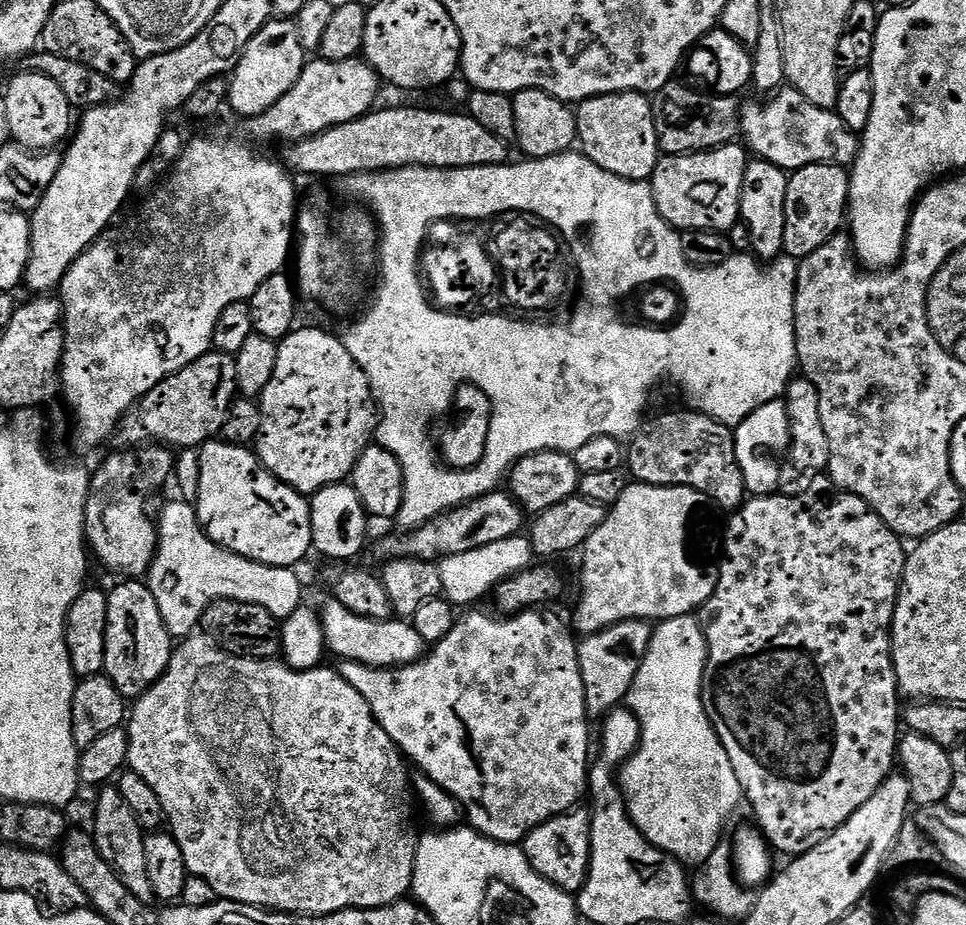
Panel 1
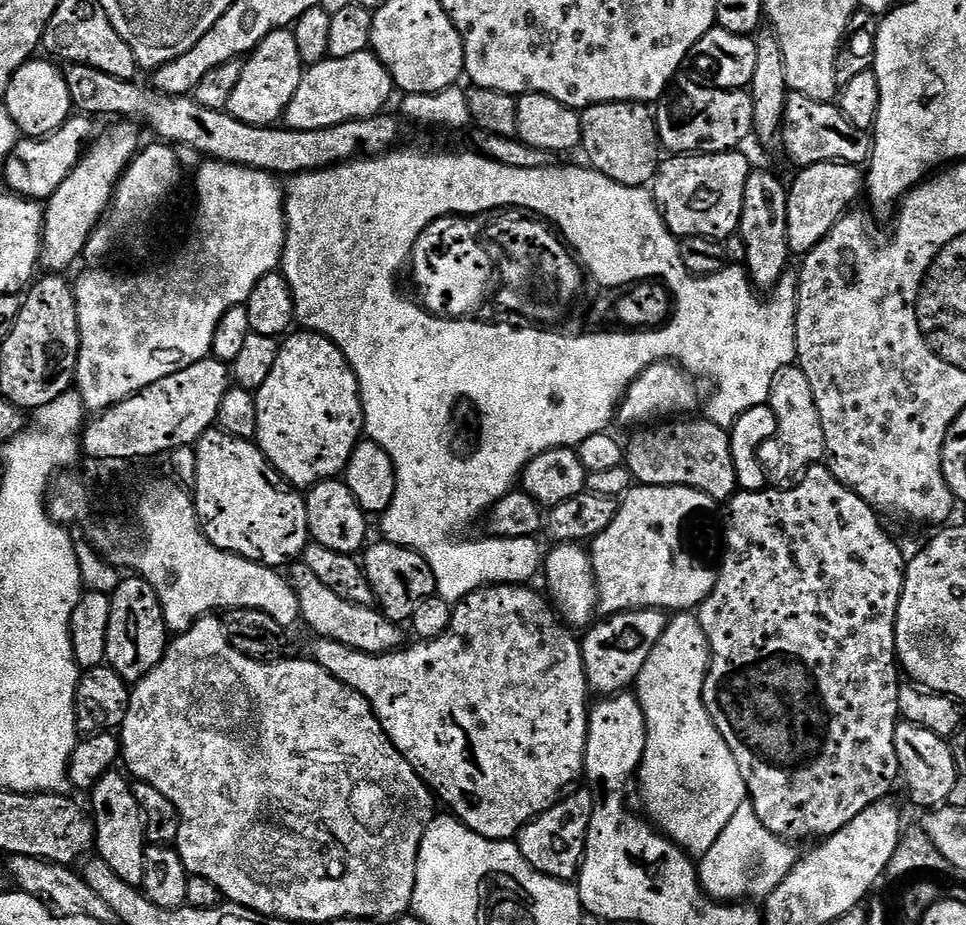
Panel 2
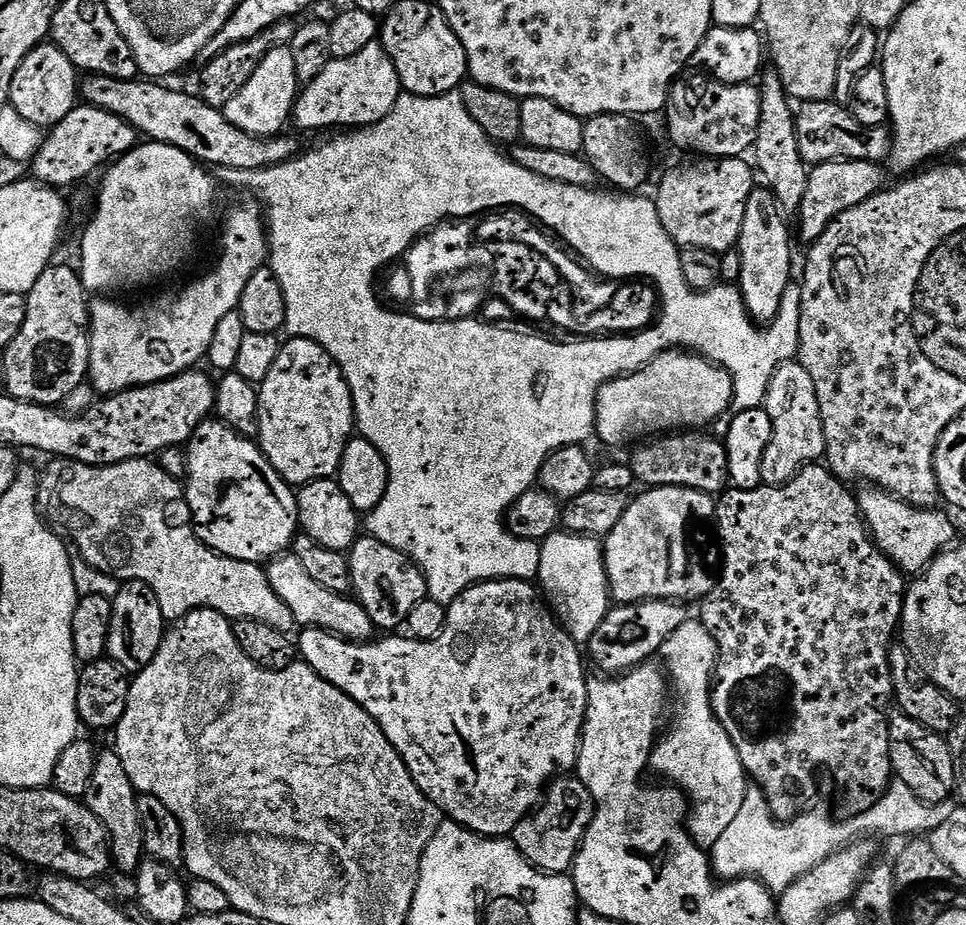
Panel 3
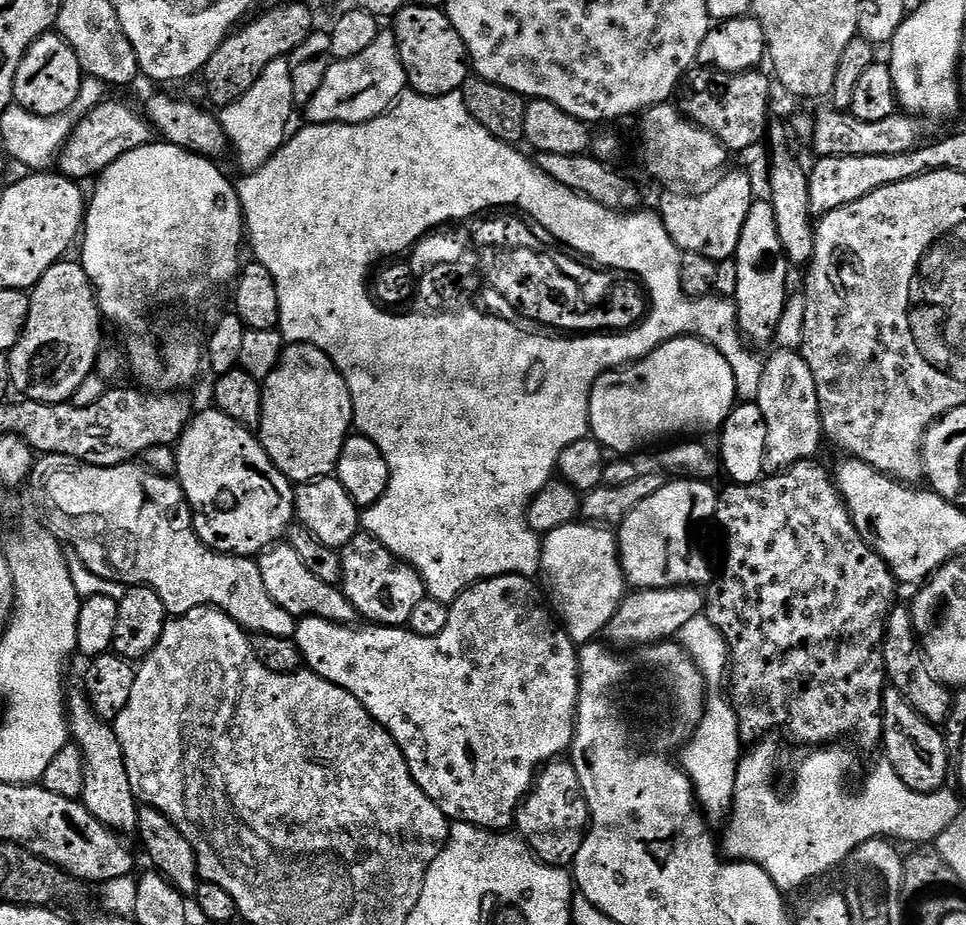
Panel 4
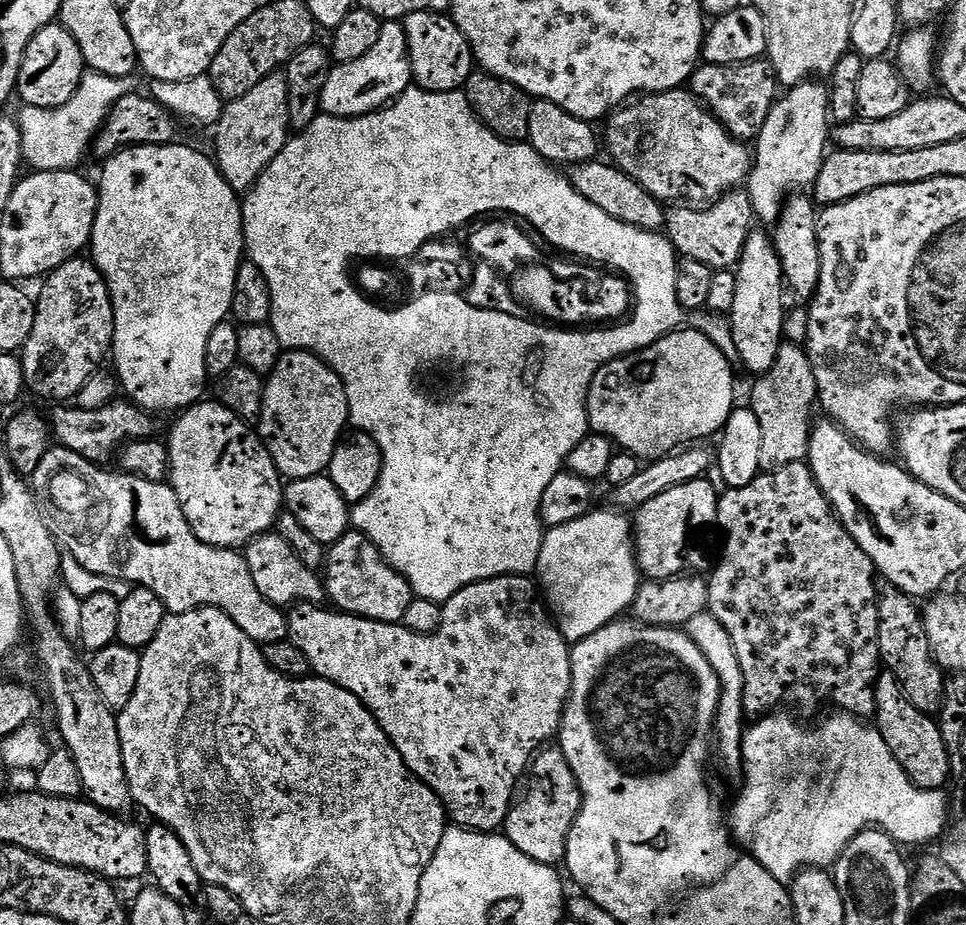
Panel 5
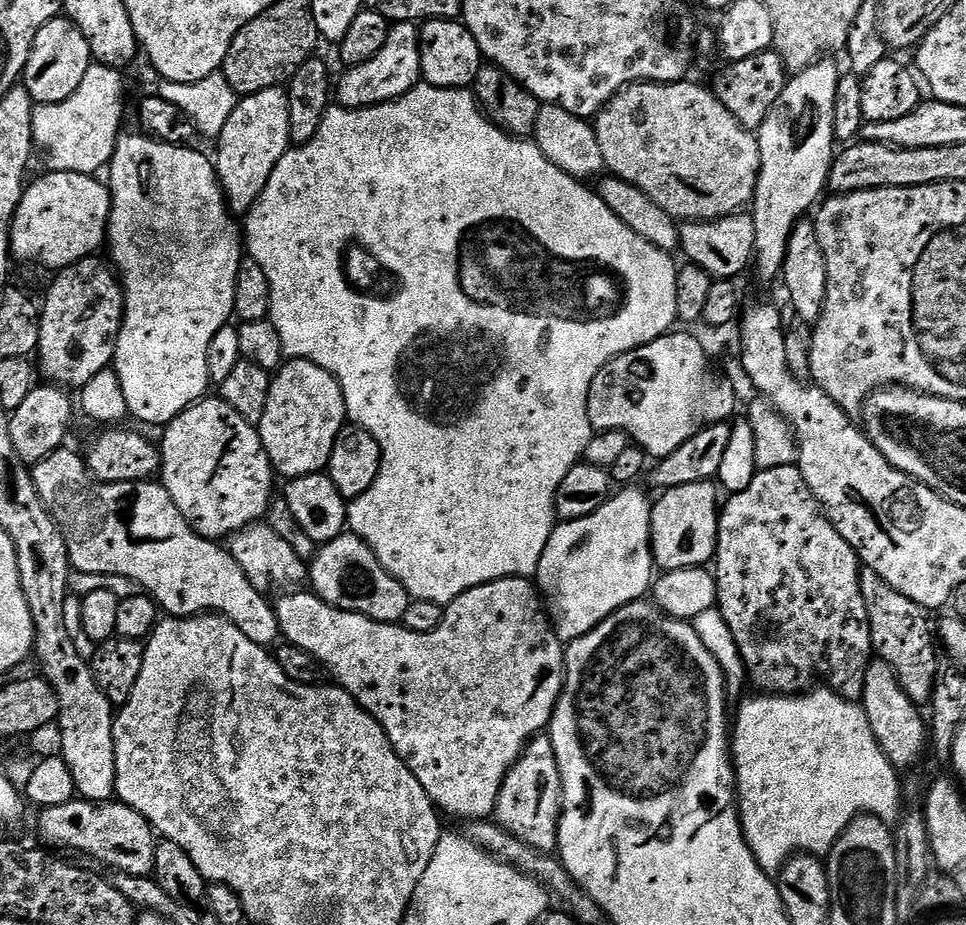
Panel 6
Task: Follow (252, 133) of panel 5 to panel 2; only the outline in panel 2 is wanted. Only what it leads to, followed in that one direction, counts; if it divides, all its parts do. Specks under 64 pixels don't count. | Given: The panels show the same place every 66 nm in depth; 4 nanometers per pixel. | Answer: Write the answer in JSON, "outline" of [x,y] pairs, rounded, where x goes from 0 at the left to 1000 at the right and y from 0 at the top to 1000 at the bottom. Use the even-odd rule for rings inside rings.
{"outline":[[[302,34],[280,36],[252,66],[246,93],[242,93],[242,102],[238,102],[234,120],[256,134],[285,135],[300,115],[300,106],[304,106],[304,97],[308,97],[308,89],[316,77]]]}

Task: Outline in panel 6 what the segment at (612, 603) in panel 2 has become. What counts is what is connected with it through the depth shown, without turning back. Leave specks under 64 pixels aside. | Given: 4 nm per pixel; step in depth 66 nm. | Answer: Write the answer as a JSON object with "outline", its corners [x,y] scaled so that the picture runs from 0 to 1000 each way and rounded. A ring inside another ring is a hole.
{"outline":[[[714,521],[714,525],[702,525],[690,529],[687,536],[675,546],[675,604],[680,615],[697,618],[707,614],[728,614],[738,609],[741,600],[741,578],[745,572],[743,541],[741,545],[742,524],[737,521]]]}

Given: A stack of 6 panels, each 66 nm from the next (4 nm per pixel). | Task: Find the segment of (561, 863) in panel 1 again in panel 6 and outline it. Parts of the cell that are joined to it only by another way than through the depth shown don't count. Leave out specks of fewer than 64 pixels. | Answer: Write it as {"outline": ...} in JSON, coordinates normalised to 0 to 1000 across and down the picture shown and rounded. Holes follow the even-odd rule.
{"outline":[[[570,795],[554,796],[522,842],[511,879],[512,890],[553,919],[575,922],[578,917],[580,879],[584,872],[584,845],[573,815]]]}

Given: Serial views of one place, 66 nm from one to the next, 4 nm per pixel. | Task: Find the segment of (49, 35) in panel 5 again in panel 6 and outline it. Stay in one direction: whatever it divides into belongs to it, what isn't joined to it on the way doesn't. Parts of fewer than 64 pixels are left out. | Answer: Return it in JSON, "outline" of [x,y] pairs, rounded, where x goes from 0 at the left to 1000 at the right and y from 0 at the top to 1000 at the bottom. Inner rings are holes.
{"outline":[[[69,19],[53,22],[43,28],[43,32],[39,32],[35,41],[31,63],[23,79],[23,94],[31,102],[34,114],[64,110],[72,106],[77,97],[81,97],[85,84],[89,84],[89,76],[96,67],[93,45],[89,45],[81,28]]]}

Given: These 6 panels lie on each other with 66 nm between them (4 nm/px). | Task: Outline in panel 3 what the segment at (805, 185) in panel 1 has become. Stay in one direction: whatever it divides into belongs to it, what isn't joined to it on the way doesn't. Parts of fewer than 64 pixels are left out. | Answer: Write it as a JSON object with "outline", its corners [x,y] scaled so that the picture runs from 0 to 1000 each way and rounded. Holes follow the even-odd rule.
{"outline":[[[861,173],[857,177],[844,178],[836,187],[834,208],[830,210],[830,223],[826,230],[828,255],[833,262],[846,259],[876,227],[888,223],[893,216],[906,212],[916,202],[915,186],[910,176],[901,173]]]}

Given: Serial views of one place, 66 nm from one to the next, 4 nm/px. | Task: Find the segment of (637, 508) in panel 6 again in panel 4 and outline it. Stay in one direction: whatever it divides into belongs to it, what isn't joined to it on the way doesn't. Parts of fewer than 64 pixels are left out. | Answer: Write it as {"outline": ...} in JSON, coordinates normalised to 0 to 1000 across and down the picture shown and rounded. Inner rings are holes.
{"outline":[[[593,564],[567,576],[561,584],[558,622],[563,623],[561,636],[565,641],[565,649],[570,661],[584,682],[588,684],[593,696],[597,698],[616,693],[620,689],[617,686],[620,683],[622,686],[628,680],[631,668],[636,668],[636,664],[641,659],[642,654],[646,652],[648,628],[646,617],[642,611],[642,589],[639,576],[629,569]]]}

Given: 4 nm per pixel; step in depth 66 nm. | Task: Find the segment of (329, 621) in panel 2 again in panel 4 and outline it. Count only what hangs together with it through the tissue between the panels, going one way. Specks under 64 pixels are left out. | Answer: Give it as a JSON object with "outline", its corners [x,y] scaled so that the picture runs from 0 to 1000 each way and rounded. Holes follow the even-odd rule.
{"outline":[[[287,586],[280,592],[274,592],[267,602],[271,630],[275,634],[275,642],[296,659],[296,664],[307,668],[328,666],[337,668],[347,675],[364,675],[370,669],[366,655],[357,646],[355,639],[347,631],[332,629],[325,625],[313,603],[304,599],[304,595],[296,586]]]}

